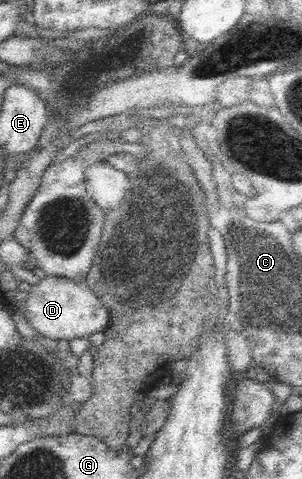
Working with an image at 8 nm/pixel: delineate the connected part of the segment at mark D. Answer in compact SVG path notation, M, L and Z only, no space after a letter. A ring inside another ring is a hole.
M42 276L40 283L32 285L26 299L26 317L30 328L37 337L44 336L47 341L88 338L98 332L103 332L110 319L109 312L96 296L93 286L76 284L60 276Z

